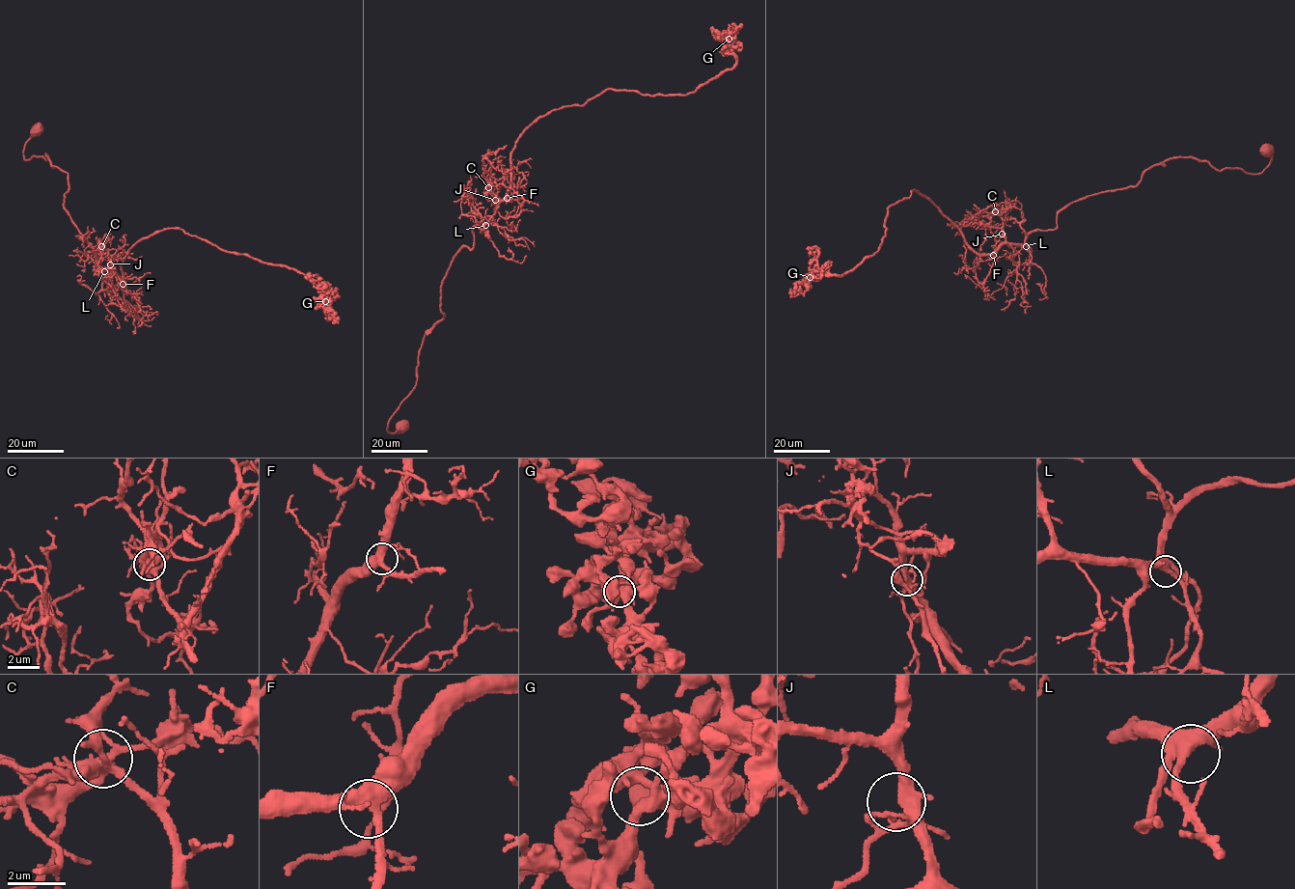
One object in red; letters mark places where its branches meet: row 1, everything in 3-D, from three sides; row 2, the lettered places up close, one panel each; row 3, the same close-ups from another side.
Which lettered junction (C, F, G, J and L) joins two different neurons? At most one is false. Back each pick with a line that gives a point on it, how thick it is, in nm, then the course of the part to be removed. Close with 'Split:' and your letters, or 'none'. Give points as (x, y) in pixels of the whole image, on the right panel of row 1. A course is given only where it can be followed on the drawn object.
C: Place: (995, 211). Thickness 400 nm. Course of the part to remove: (995, 211), (984, 216), (968, 216), (957, 226), (947, 224)
Split: C

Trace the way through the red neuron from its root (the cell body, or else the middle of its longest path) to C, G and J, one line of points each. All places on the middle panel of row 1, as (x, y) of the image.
C: (402, 427), (387, 427), (416, 384), (424, 335), (444, 318), (453, 258), (494, 213), (488, 187)
G: (402, 427), (387, 427), (442, 280), (506, 196), (522, 133), (609, 89), (693, 93), (733, 67), (729, 39)
J: (402, 427), (387, 427), (416, 384), (424, 335), (444, 318), (442, 280), (495, 200)

